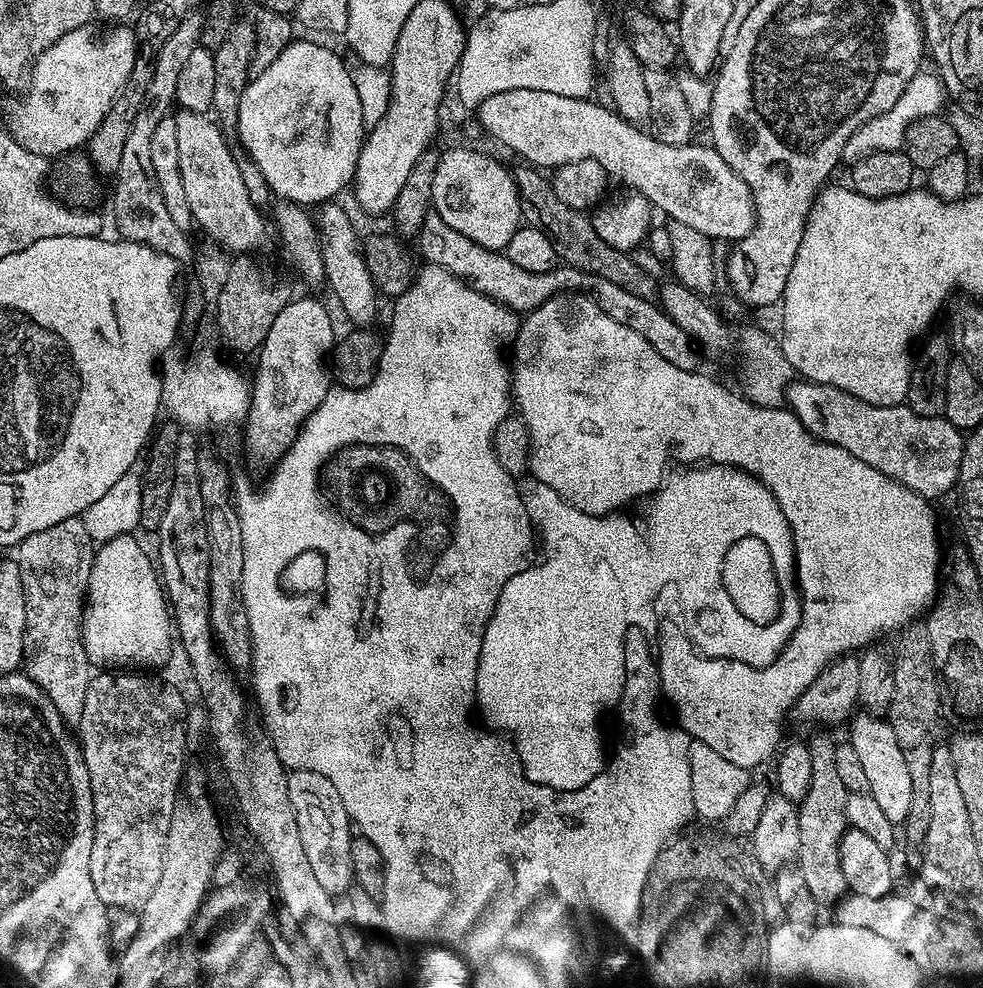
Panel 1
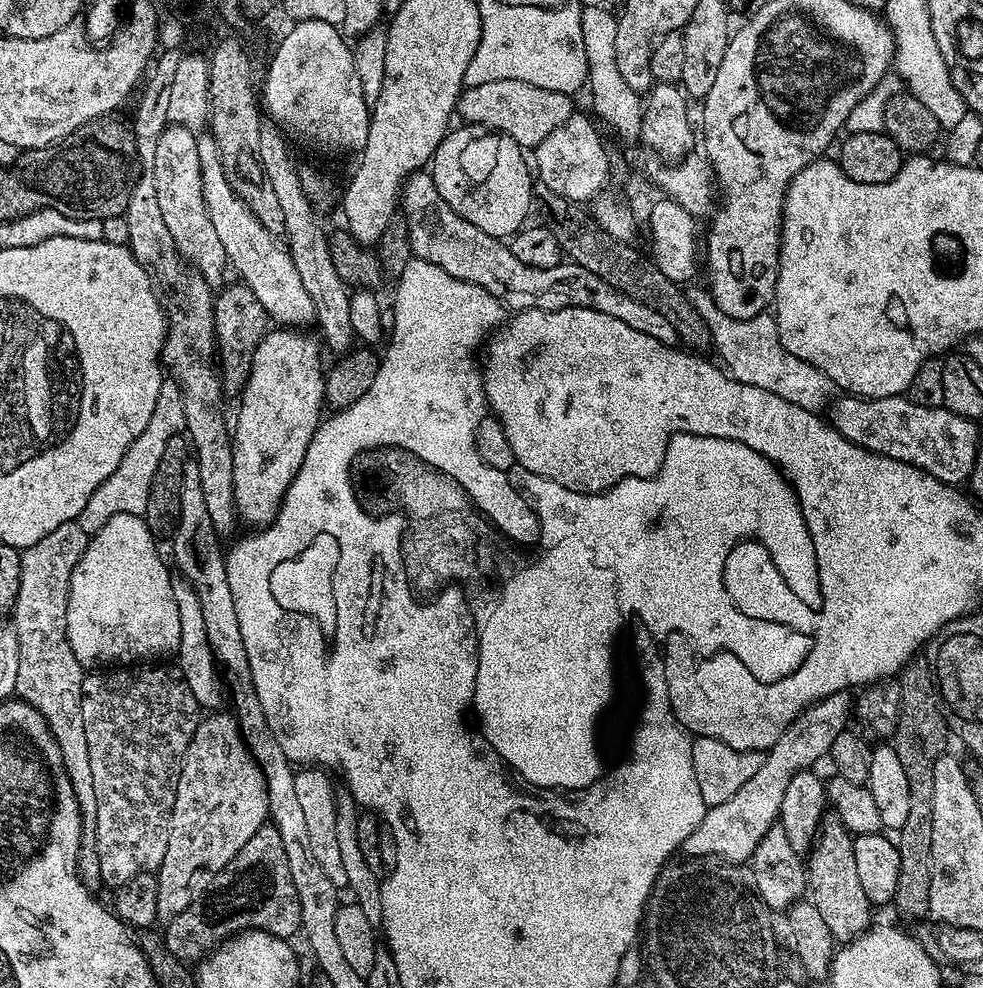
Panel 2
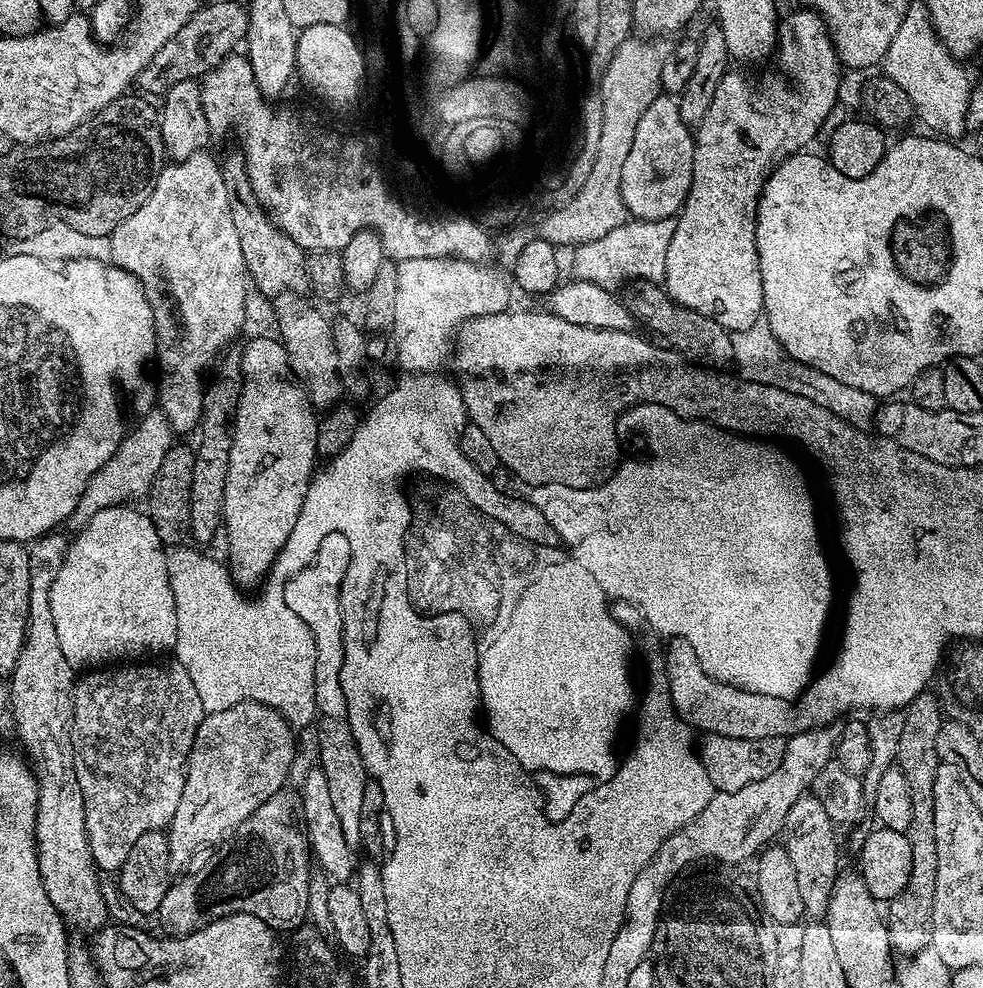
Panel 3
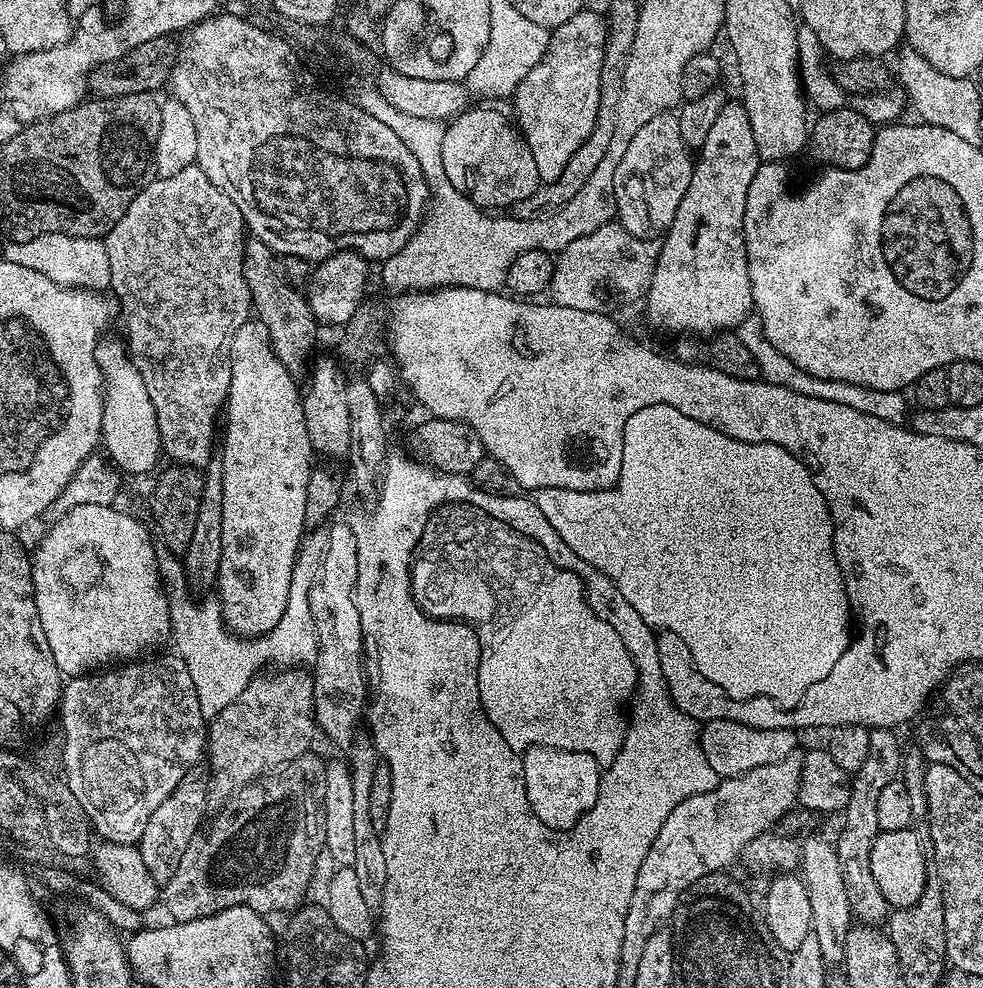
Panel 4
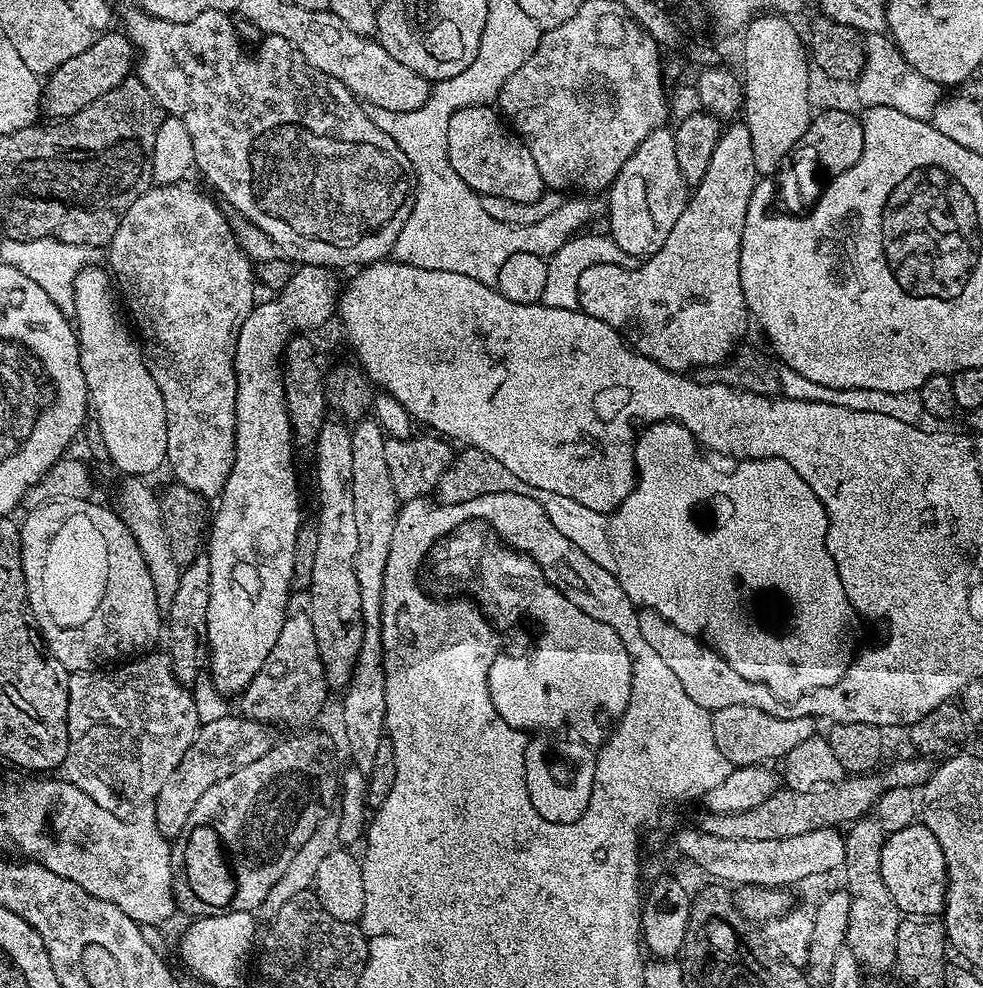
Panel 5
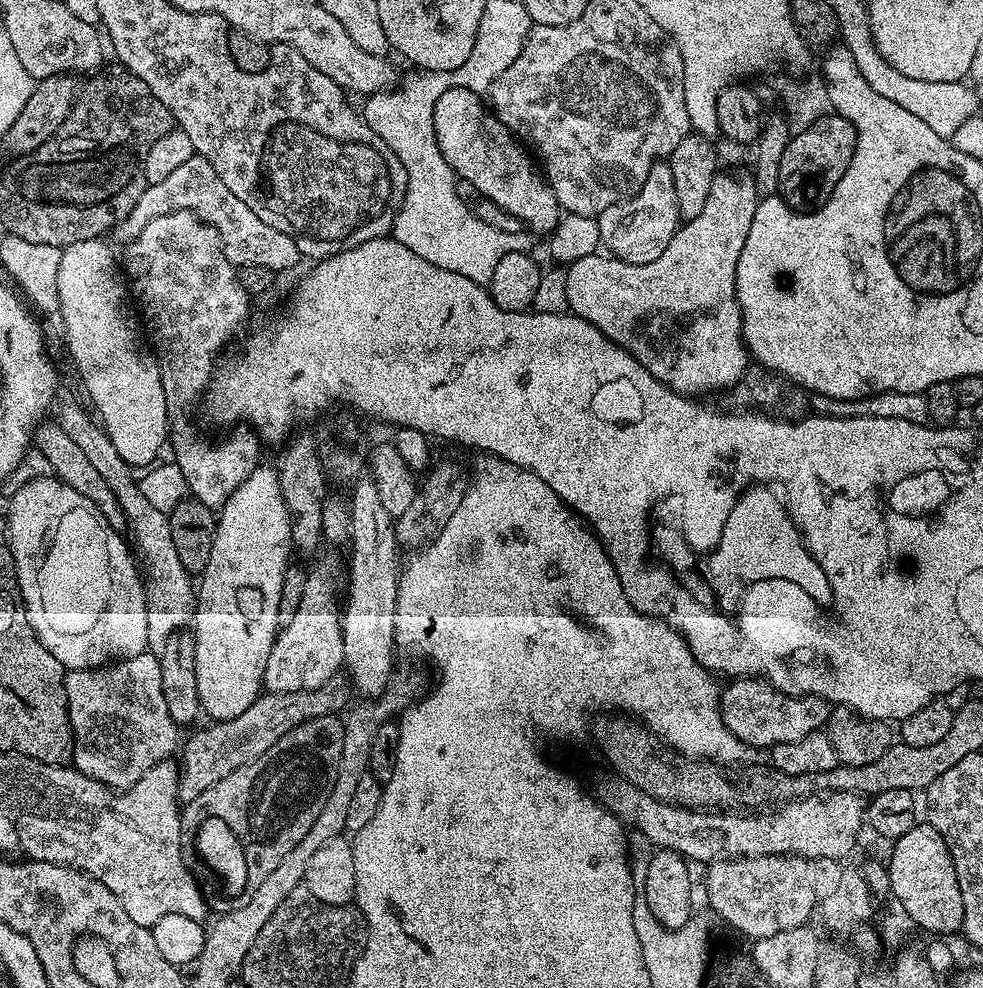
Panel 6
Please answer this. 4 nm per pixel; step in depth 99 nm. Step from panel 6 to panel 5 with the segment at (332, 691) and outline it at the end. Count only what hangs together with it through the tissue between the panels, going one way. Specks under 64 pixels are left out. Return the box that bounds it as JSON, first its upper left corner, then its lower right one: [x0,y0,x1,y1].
[154,714,278,837]

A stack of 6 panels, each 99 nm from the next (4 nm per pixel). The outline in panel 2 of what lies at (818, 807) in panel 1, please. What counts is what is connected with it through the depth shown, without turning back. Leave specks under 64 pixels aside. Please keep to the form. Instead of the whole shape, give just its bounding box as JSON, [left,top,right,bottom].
[806,818,873,942]

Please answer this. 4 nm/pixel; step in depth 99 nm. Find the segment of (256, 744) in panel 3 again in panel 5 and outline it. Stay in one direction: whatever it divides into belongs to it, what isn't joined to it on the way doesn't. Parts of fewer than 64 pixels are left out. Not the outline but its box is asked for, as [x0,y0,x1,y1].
[239,611,330,730]

